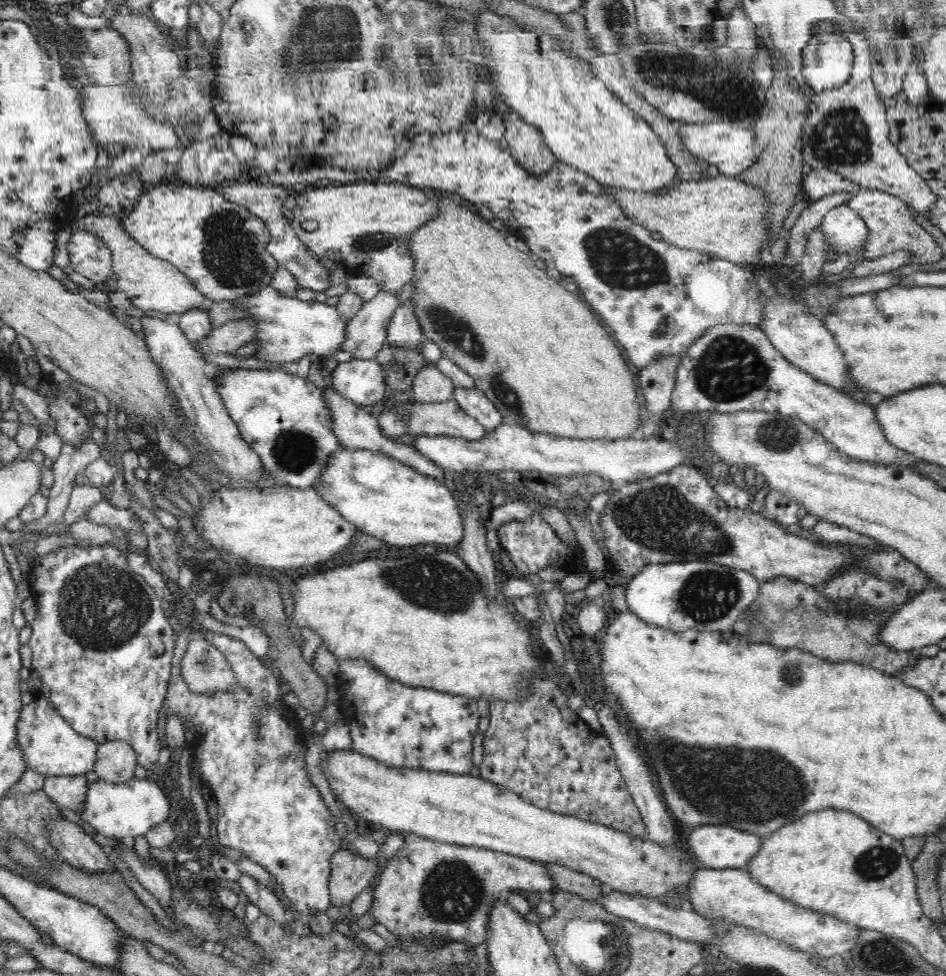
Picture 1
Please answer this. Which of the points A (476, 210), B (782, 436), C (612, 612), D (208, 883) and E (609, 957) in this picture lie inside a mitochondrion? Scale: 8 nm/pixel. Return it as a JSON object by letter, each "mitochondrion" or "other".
{"A":"other","B":"mitochondrion","C":"other","D":"other","E":"mitochondrion"}

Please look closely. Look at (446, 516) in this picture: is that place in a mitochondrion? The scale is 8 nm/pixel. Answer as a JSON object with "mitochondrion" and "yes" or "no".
{"mitochondrion":"no"}

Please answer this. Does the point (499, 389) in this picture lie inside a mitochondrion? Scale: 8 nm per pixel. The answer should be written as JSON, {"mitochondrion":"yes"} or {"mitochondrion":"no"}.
{"mitochondrion":"yes"}

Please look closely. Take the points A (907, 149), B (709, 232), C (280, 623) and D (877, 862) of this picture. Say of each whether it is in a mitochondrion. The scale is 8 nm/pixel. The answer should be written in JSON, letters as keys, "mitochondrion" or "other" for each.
{"A":"other","B":"other","C":"other","D":"mitochondrion"}

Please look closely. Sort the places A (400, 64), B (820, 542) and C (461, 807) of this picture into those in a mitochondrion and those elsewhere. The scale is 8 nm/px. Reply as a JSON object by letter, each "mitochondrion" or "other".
{"A":"other","B":"other","C":"other"}

